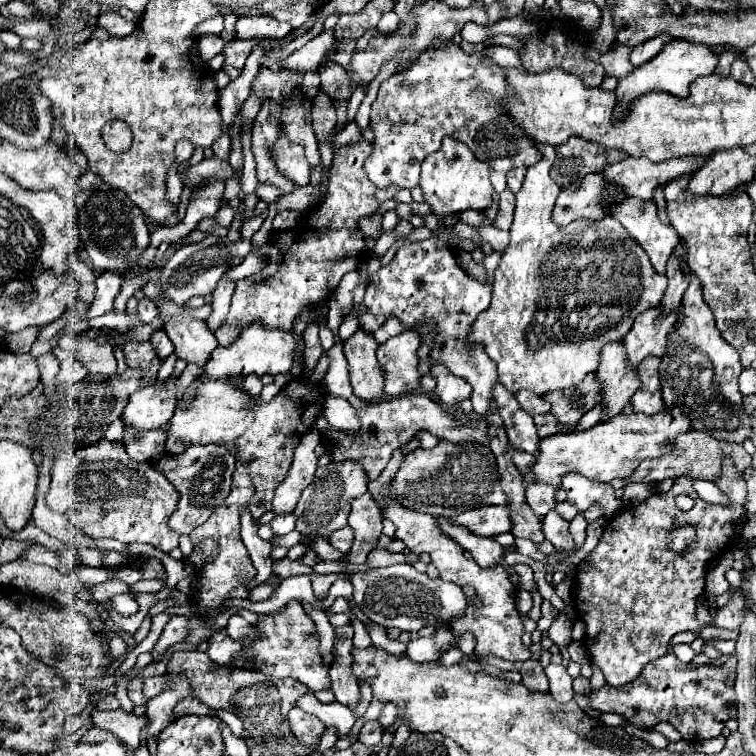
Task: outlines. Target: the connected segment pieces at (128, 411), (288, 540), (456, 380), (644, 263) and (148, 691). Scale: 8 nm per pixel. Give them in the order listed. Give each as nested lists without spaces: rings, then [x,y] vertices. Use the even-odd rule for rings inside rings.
[[[169,378],[161,386],[151,384],[149,388],[137,390],[123,412],[123,422],[131,426],[135,434],[163,428],[169,424],[175,406],[177,406],[175,380]]]
[[[293,530],[293,532],[285,534],[285,536],[277,536],[277,538],[275,538],[275,544],[285,546],[285,548],[293,548],[293,546],[297,546],[297,544],[301,544],[301,542],[303,542],[303,534],[297,532],[297,530]]]
[[[433,366],[431,368],[431,374],[437,378],[437,388],[435,388],[435,394],[437,398],[445,404],[445,406],[455,406],[467,398],[471,398],[471,386],[459,378],[459,376],[453,376],[445,366]]]
[[[537,144],[537,148],[541,148],[543,158],[527,168],[523,188],[517,194],[511,242],[495,270],[491,306],[475,320],[469,338],[471,344],[485,344],[485,352],[497,364],[499,382],[509,392],[527,388],[537,396],[543,396],[549,390],[547,386],[555,386],[555,390],[571,388],[581,384],[589,372],[595,372],[601,360],[601,348],[607,342],[623,340],[641,312],[661,304],[667,278],[653,270],[645,250],[611,216],[599,222],[579,220],[567,228],[553,224],[551,212],[561,190],[549,176],[555,148],[547,144]]]
[[[155,676],[155,678],[147,678],[145,682],[143,682],[143,696],[149,700],[149,698],[153,698],[153,696],[157,696],[159,692],[161,692],[161,688],[163,688],[163,682],[165,682],[165,678],[163,676]]]

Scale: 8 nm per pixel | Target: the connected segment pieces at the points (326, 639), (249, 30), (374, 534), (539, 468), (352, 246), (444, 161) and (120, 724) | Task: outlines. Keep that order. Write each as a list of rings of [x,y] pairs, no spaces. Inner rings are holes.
[[[305,601],[301,604],[316,626],[320,638],[319,653],[323,662],[326,666],[330,666],[333,662],[332,649],[335,642],[335,629],[331,626],[325,611],[318,610],[318,608]]]
[[[243,16],[237,20],[237,38],[285,38],[293,28],[269,16]]]
[[[369,492],[355,498],[351,502],[351,514],[349,514],[349,526],[355,532],[353,548],[345,554],[347,564],[363,564],[367,560],[367,554],[373,550],[377,538],[381,536],[381,510],[377,508],[375,500]]]
[[[673,408],[673,412],[659,412],[655,416],[645,416],[645,414],[617,414],[615,418],[611,418],[609,422],[603,422],[583,430],[583,432],[569,432],[569,434],[553,434],[547,436],[539,442],[539,454],[535,456],[535,464],[531,466],[531,472],[535,474],[535,482],[537,484],[551,484],[557,490],[561,490],[561,478],[569,472],[577,472],[589,480],[597,480],[597,482],[611,482],[615,478],[629,478],[635,472],[635,466],[645,460],[645,458],[655,458],[655,456],[663,456],[671,452],[671,446],[677,438],[677,434],[689,432],[689,420],[685,420],[685,416],[681,416],[681,412],[677,412]]]
[[[365,138],[341,146],[333,158],[331,186],[321,208],[311,208],[305,214],[305,224],[279,232],[275,240],[259,248],[269,260],[259,274],[237,282],[229,314],[213,332],[221,346],[233,344],[249,320],[261,320],[265,328],[281,328],[287,332],[293,330],[293,316],[303,306],[325,302],[329,294],[335,292],[341,278],[347,272],[357,270],[361,256],[365,256],[365,236],[359,234],[357,220],[373,214],[379,206],[377,198],[373,196],[375,188],[363,170],[363,162],[371,150],[373,146]]]
[[[445,138],[441,148],[429,154],[421,163],[419,187],[425,196],[425,202],[431,206],[431,212],[439,218],[445,218],[449,214],[461,214],[465,210],[483,212],[485,208],[489,208],[493,194],[489,170],[491,168],[477,160],[465,144],[453,138]]]
[[[121,708],[113,712],[97,712],[93,710],[93,726],[105,728],[119,736],[129,748],[137,750],[141,744],[141,730],[147,726],[147,716],[135,716],[133,712],[125,712]]]

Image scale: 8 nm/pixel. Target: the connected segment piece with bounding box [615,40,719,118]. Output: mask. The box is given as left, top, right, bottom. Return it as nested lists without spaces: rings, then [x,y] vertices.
[[[671,40],[669,44],[663,46],[663,50],[653,60],[649,60],[647,64],[635,68],[629,76],[619,80],[619,86],[617,86],[617,102],[619,102],[619,106],[615,110],[615,116],[621,118],[625,114],[627,104],[635,96],[641,96],[645,92],[659,90],[659,92],[669,92],[669,94],[679,96],[679,98],[689,96],[689,86],[693,84],[693,80],[699,78],[699,76],[713,74],[717,64],[719,64],[719,56],[709,46],[687,42],[687,40]]]

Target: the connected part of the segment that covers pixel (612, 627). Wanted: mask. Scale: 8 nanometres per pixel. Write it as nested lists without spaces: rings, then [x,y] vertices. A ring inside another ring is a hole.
[[[723,460],[723,474],[715,484],[731,500],[731,506],[707,504],[693,490],[691,478],[681,476],[675,480],[673,488],[667,494],[653,494],[643,504],[629,506],[619,516],[609,520],[609,526],[605,528],[597,548],[589,554],[587,560],[591,562],[591,568],[579,574],[579,588],[575,592],[573,606],[577,616],[587,626],[585,644],[591,654],[591,664],[597,664],[603,670],[609,686],[623,686],[635,680],[645,664],[667,654],[669,640],[673,638],[673,634],[685,632],[685,630],[697,632],[703,628],[695,618],[695,608],[697,608],[697,602],[701,602],[701,596],[705,596],[703,592],[705,566],[717,560],[721,556],[721,550],[725,550],[733,542],[739,530],[739,520],[745,516],[745,508],[743,508],[745,482],[741,476],[737,476],[737,472],[733,472],[729,460]],[[677,494],[691,496],[695,500],[695,506],[689,512],[679,510],[675,504]],[[683,524],[693,524],[697,528],[697,542],[691,546],[687,554],[677,556],[669,552],[667,540],[669,540],[669,532]]]

